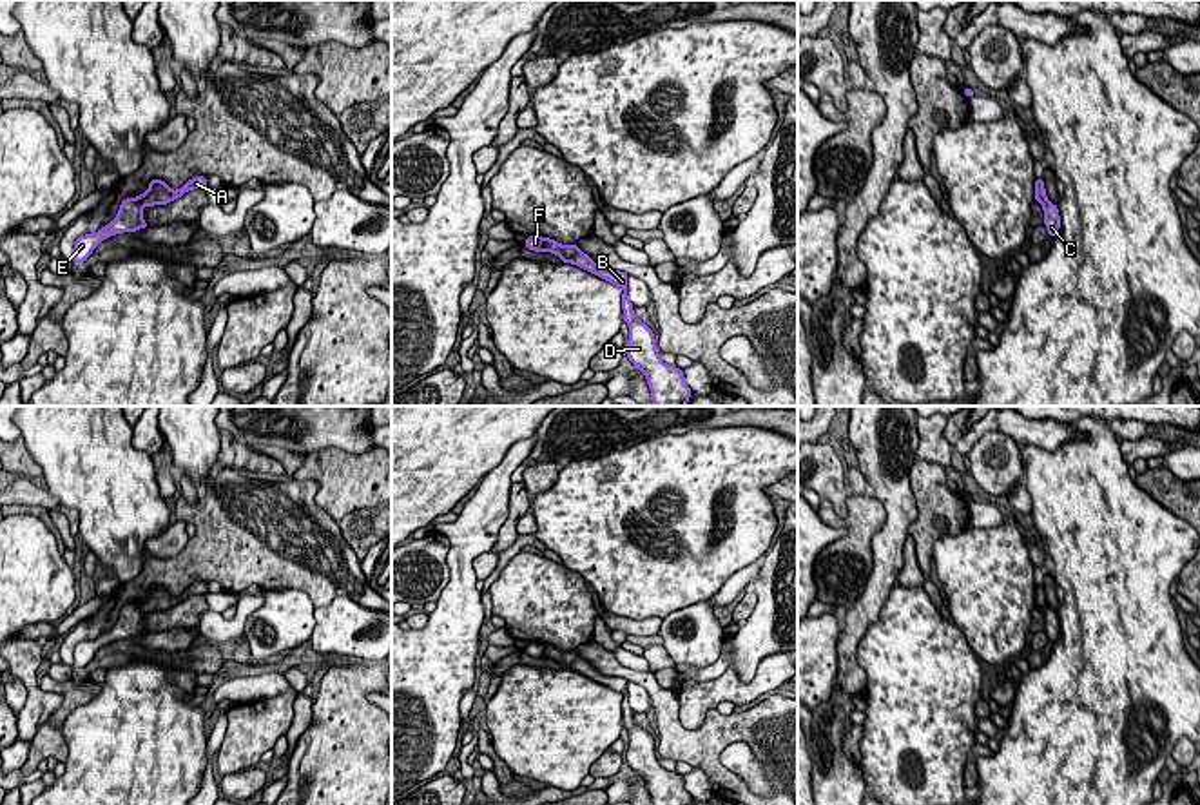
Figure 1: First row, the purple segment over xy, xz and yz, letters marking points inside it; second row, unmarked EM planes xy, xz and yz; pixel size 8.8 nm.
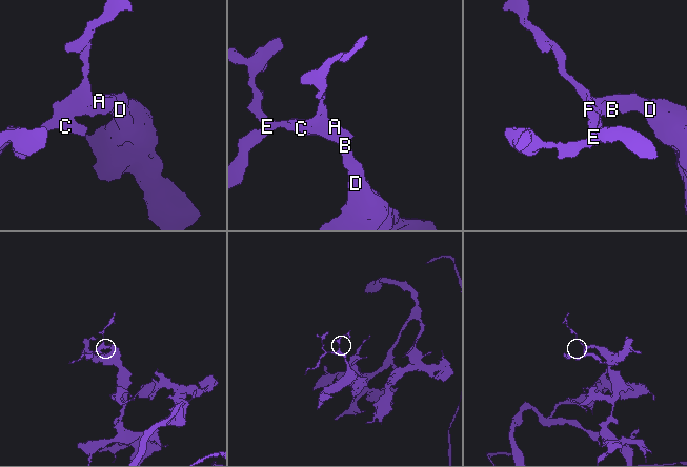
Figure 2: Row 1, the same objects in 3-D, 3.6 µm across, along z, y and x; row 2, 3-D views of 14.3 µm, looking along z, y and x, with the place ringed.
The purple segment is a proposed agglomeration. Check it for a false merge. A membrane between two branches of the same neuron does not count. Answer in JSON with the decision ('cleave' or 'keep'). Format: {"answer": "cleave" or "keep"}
{"answer": "cleave"}

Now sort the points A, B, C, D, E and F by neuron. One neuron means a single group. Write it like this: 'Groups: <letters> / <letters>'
Groups: A B D / C E F

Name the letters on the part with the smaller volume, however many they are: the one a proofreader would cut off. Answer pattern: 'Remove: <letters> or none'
Remove: C, E, F

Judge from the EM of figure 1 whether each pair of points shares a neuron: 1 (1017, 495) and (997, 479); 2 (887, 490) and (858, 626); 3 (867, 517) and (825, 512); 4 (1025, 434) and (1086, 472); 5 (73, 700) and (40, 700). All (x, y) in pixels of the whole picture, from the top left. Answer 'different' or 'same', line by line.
1: different
2: same
3: same
4: different
5: different

